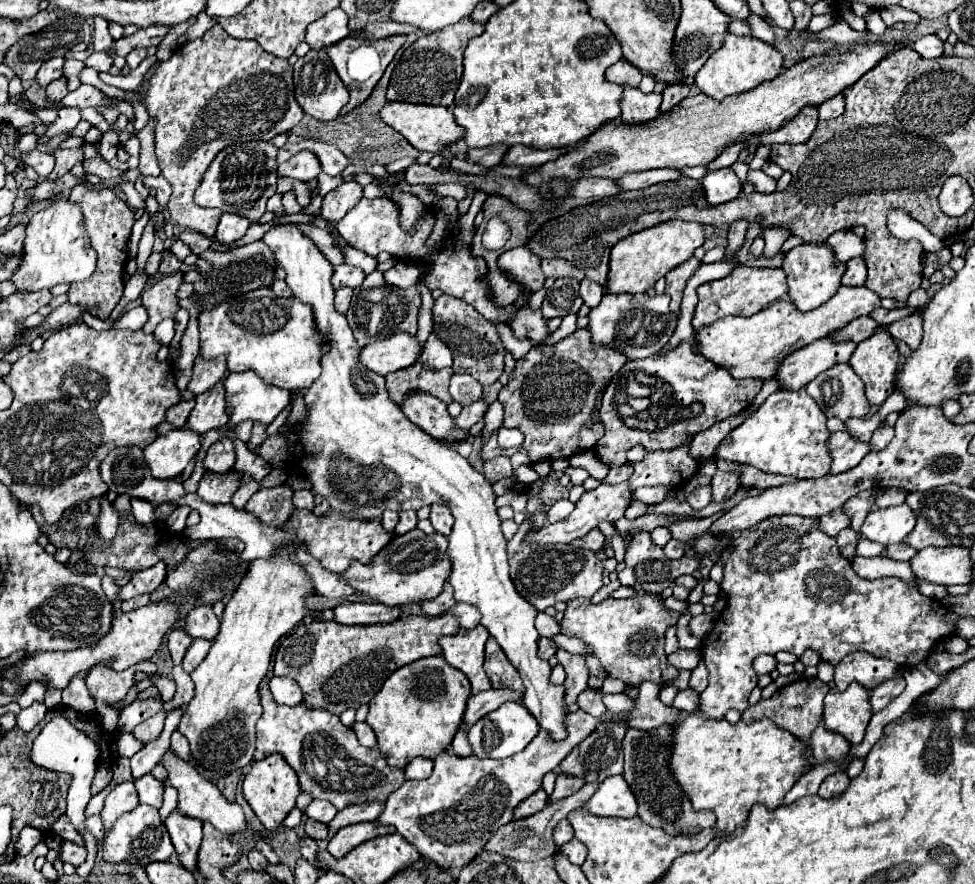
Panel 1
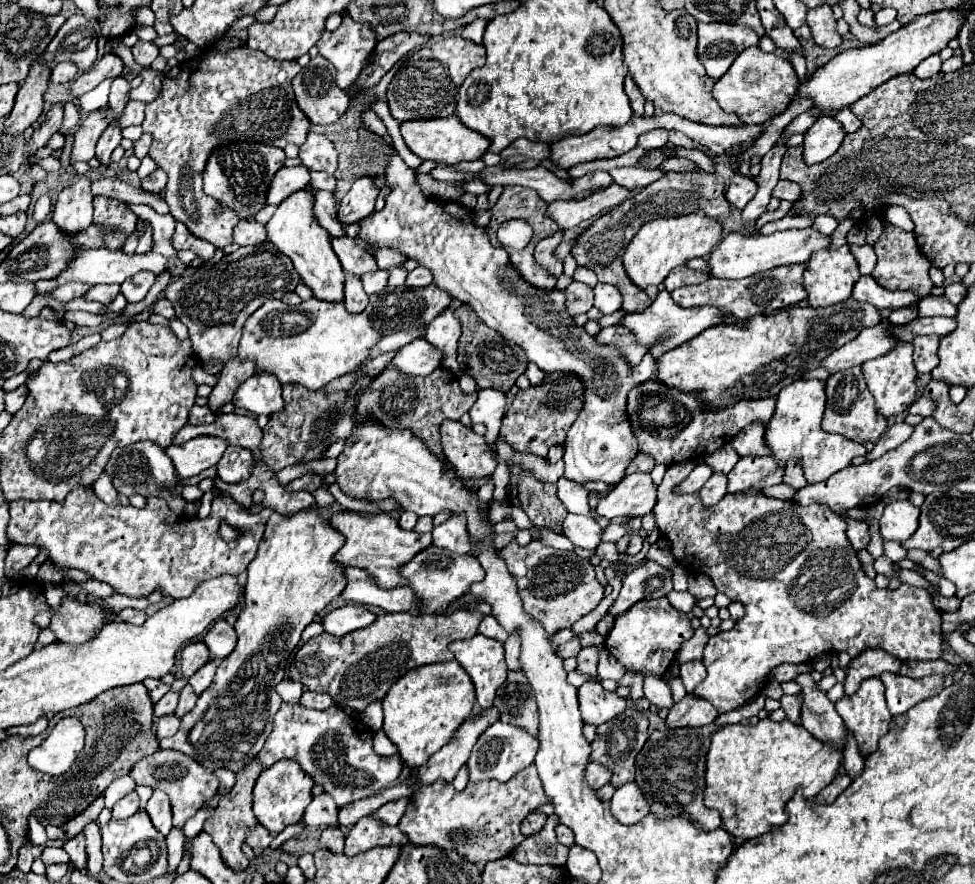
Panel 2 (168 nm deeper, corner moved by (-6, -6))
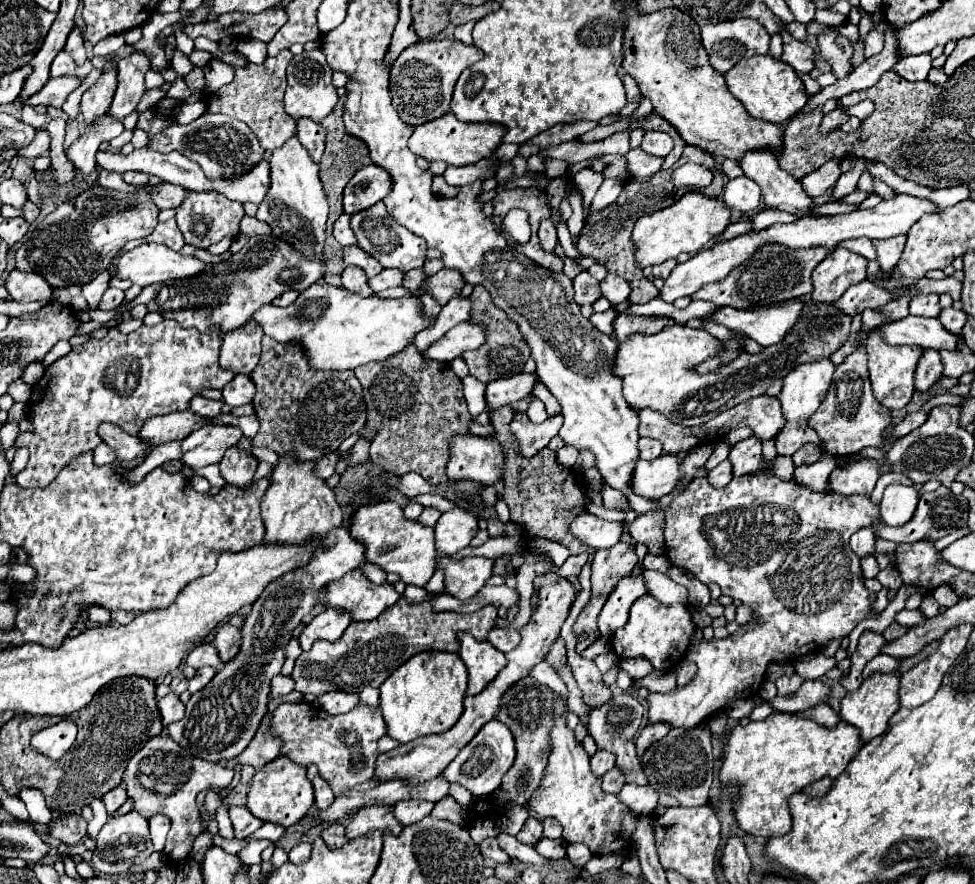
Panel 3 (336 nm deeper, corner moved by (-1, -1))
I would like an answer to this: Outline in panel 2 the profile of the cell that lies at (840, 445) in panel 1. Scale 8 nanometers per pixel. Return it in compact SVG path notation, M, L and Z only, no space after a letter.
M896 422L888 432L882 434L882 438L876 442L874 450L866 454L866 460L876 460L882 454L886 454L888 450L894 450L896 446L900 446L904 440L908 440L912 434L912 426L904 424L904 422Z

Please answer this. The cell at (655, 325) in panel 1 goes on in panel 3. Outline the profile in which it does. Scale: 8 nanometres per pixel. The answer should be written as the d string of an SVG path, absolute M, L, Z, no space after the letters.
M801 301L747 310L721 307L709 319L725 325L727 329L741 329L749 333L749 337L755 339L759 345L769 347L773 343L779 343L789 333L789 329L799 321L803 307L805 303Z

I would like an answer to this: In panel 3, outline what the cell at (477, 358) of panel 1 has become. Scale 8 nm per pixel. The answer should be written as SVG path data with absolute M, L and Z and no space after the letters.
M477 285L473 289L471 301L473 301L471 319L487 325L487 343L483 347L479 347L477 351L467 351L463 355L465 363L469 365L469 375L479 379L481 383L489 383L489 381L495 381L501 377L511 377L511 375L521 373L523 365L527 363L527 359L531 355L531 349L529 349L525 337L521 337L517 323L509 321L509 317L505 317L505 313L501 309L497 309L497 305L493 305L493 299L489 297L489 291L483 285Z

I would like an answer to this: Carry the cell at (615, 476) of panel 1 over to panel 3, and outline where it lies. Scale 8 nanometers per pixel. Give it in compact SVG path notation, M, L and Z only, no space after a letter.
M639 439L641 459L657 459L661 455L661 443L655 439Z

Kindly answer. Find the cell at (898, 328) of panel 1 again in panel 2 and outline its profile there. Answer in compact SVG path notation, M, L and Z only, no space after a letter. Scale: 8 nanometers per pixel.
M916 336L914 344L914 364L920 374L932 372L938 366L938 336Z

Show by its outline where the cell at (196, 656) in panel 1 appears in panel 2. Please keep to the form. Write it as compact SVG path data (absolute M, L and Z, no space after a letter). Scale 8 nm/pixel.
M210 658L210 662L206 662L206 666L202 666L202 670L198 670L190 680L188 684L194 688L196 694L202 694L214 680L214 672L216 672L216 662Z

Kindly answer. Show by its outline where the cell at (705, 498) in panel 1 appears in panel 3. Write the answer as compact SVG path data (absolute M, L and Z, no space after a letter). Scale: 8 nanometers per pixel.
M725 459L725 461L719 463L715 469L711 469L709 475L707 475L707 479L709 479L709 483L711 483L715 489L725 487L725 485L733 479L733 467L731 467L729 459Z

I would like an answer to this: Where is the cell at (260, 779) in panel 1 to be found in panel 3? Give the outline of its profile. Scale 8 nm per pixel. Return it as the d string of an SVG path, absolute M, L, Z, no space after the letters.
M279 757L267 763L261 771L257 771L247 795L247 807L255 817L281 827L291 827L299 823L311 805L313 805L313 785L305 775L305 767L289 761L287 757Z

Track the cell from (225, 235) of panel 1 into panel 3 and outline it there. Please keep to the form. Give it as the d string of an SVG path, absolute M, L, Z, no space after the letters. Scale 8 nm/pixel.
M243 217L241 219L241 233L245 233L245 235L249 235L249 237L253 237L253 235L269 235L271 233L271 229L269 229L269 225L265 225L263 221L257 221L255 217Z

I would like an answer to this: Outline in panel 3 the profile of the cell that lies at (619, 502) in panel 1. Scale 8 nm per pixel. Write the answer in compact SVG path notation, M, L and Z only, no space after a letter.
M663 453L653 461L639 461L633 473L633 491L647 497L659 499L671 493L681 481L681 457Z

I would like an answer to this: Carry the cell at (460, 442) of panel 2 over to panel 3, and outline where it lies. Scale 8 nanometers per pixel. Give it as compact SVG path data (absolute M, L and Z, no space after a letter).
M453 437L451 457L447 463L449 479L473 479L487 487L499 483L503 479L503 471L505 455L495 437Z

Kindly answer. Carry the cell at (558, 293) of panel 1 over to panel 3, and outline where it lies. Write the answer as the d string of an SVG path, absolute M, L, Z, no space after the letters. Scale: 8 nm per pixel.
M587 271L579 273L575 279L575 301L579 305L587 305L587 303L595 303L599 297L601 297L601 287L599 287L599 281L589 275Z

